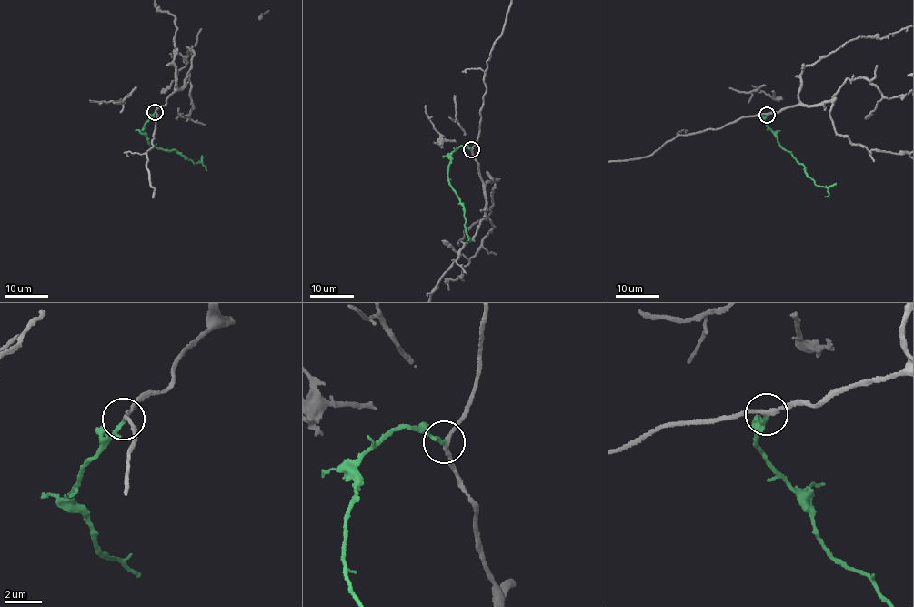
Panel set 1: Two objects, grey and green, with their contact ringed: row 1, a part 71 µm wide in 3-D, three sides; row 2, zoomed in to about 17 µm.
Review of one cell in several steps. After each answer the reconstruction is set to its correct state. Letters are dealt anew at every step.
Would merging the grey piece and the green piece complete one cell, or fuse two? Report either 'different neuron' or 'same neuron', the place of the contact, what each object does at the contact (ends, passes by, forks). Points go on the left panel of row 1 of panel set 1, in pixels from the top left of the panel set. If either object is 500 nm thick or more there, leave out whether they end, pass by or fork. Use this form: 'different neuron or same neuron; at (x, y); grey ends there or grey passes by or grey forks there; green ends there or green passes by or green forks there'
same neuron; at (155, 112); grey passes by; green ends there

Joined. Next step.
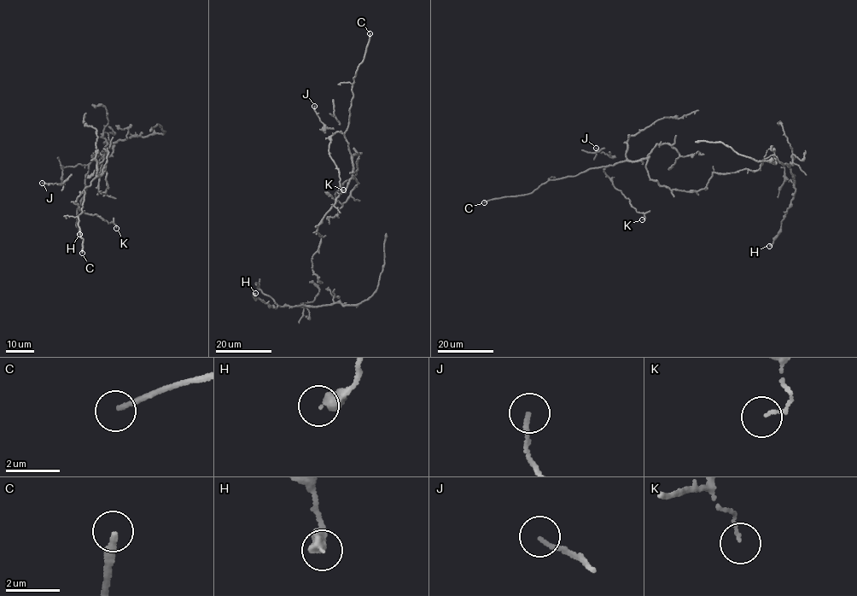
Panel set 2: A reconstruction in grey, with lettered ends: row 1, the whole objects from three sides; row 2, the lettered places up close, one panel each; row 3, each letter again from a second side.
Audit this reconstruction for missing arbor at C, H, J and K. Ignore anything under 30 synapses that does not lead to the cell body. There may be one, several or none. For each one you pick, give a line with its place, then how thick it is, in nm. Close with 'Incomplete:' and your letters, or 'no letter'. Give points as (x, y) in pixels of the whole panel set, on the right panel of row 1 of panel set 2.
C: (484, 202) | 200 nm
Incomplete: C

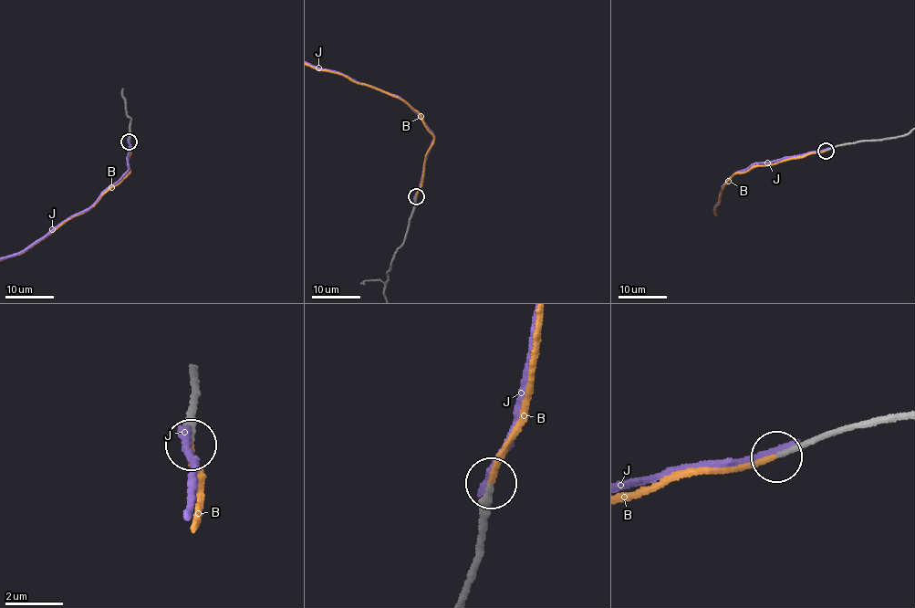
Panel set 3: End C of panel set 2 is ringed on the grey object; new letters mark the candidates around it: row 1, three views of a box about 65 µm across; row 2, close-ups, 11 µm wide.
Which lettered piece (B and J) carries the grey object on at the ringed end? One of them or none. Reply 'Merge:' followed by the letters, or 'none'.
Merge: B

